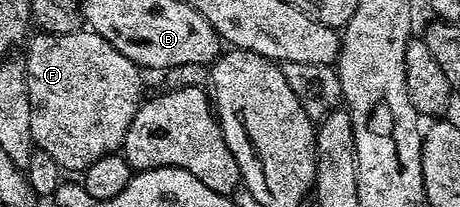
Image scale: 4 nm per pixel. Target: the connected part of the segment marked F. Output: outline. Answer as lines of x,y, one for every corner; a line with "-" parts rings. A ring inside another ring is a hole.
90,30
66,32
60,36
54,34
35,34
35,37
31,40
31,45
27,48
25,63
27,65
27,94
29,96
29,126
31,127
31,138
34,147
38,151
49,154
49,158
53,158
53,162
57,162
60,169
67,171
68,168
69,171
79,174
82,173
84,168
87,168
93,162
97,162
97,158
105,158
106,156
118,153
122,149
125,134
137,114
139,105
145,99
145,93
143,93
144,73
138,64
135,64
129,58
125,58
125,54
121,54
121,50
117,50
108,40
101,38
101,34

